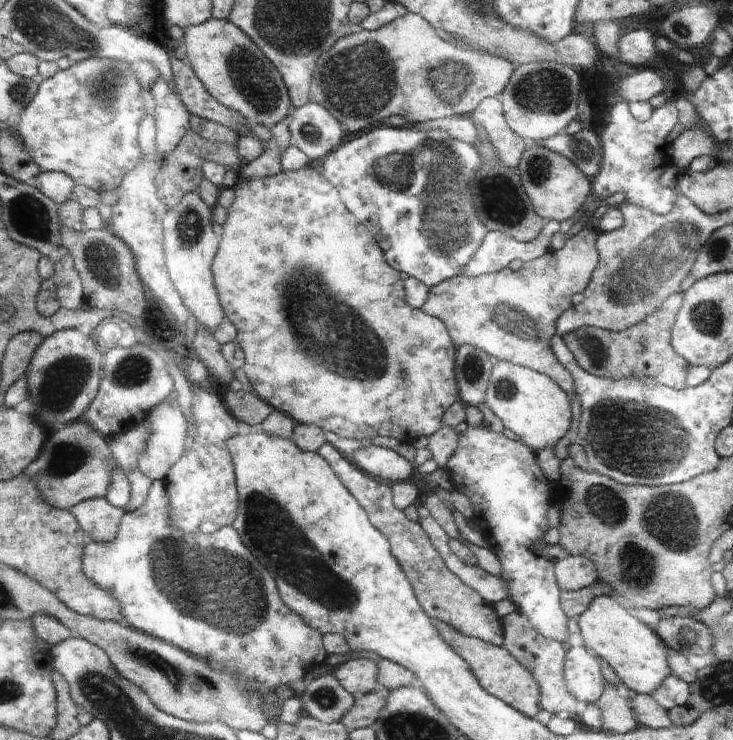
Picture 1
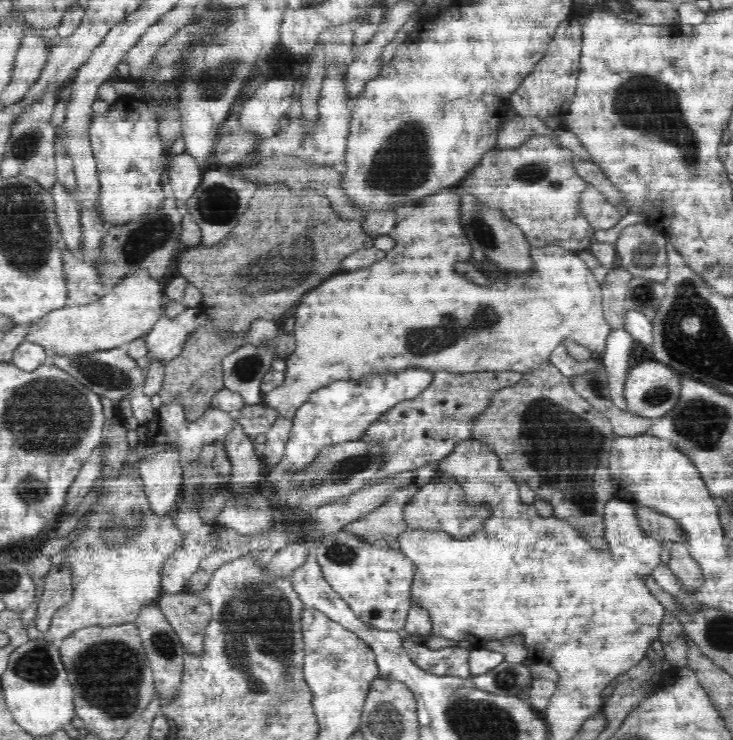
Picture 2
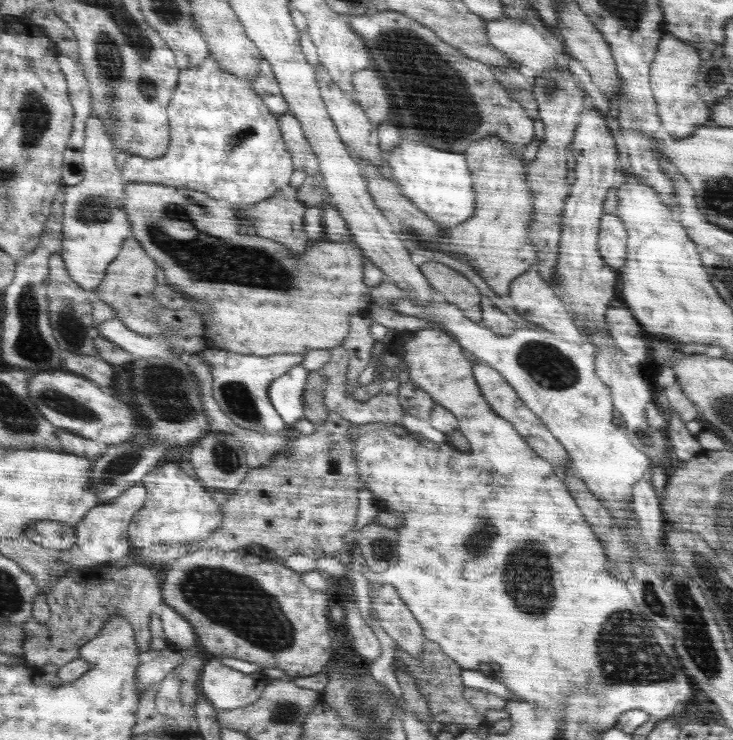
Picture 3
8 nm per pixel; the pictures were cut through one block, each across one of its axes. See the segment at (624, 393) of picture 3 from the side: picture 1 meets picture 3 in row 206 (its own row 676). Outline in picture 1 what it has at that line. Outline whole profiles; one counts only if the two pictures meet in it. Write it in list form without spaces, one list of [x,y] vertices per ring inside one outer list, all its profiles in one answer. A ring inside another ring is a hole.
[[[567,646],[564,677],[568,691],[579,701],[580,706],[595,704],[607,688],[600,672],[600,664],[582,646]]]

